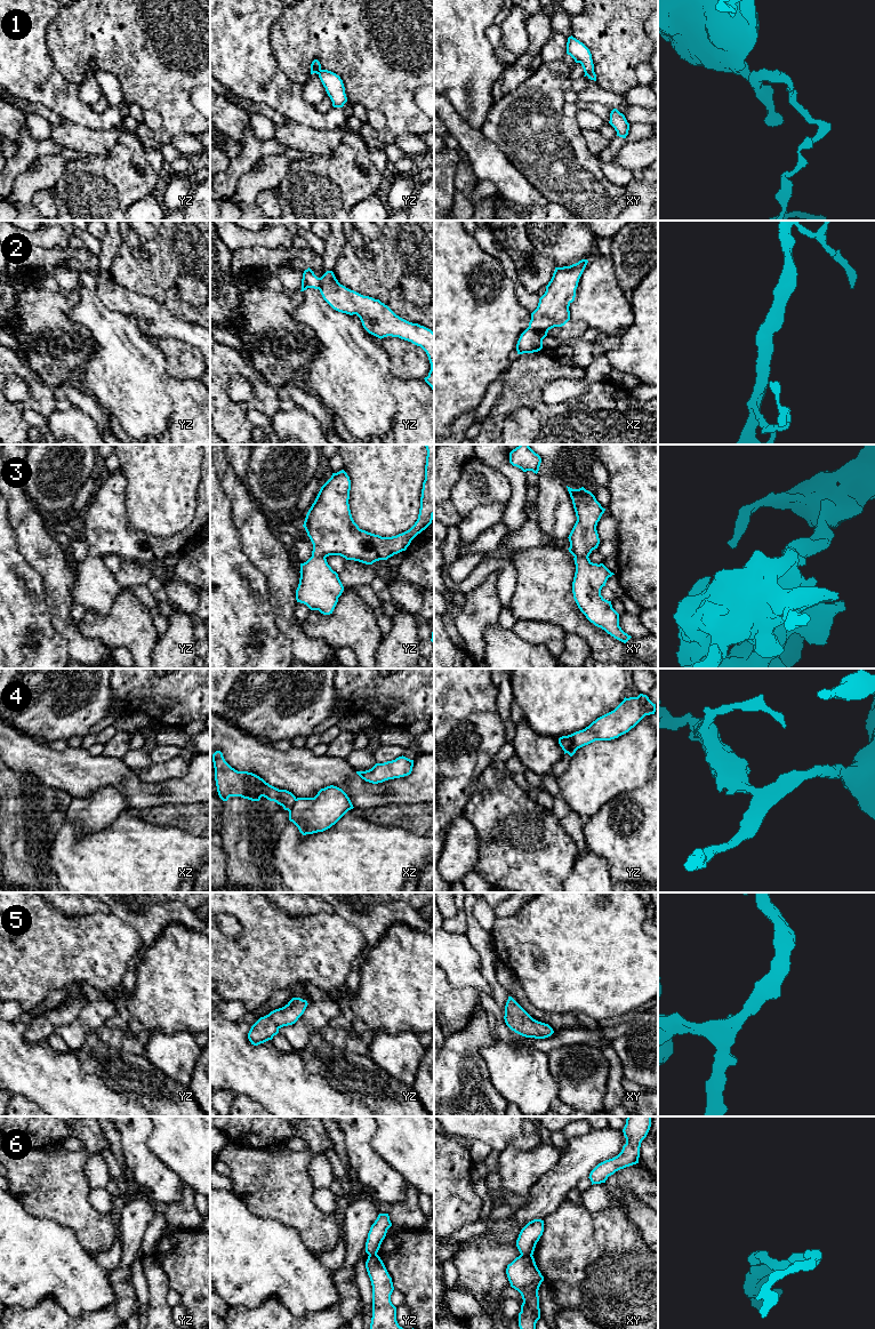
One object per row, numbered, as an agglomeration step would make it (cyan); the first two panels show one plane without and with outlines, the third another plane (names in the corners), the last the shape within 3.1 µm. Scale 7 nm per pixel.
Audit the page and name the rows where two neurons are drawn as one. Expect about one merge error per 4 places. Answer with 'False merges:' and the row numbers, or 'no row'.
False merges: 1, 4, 6

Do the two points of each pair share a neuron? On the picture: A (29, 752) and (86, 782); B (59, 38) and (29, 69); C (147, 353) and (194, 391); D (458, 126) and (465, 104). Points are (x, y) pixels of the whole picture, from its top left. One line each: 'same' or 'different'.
A: same
B: different
C: same
D: different

